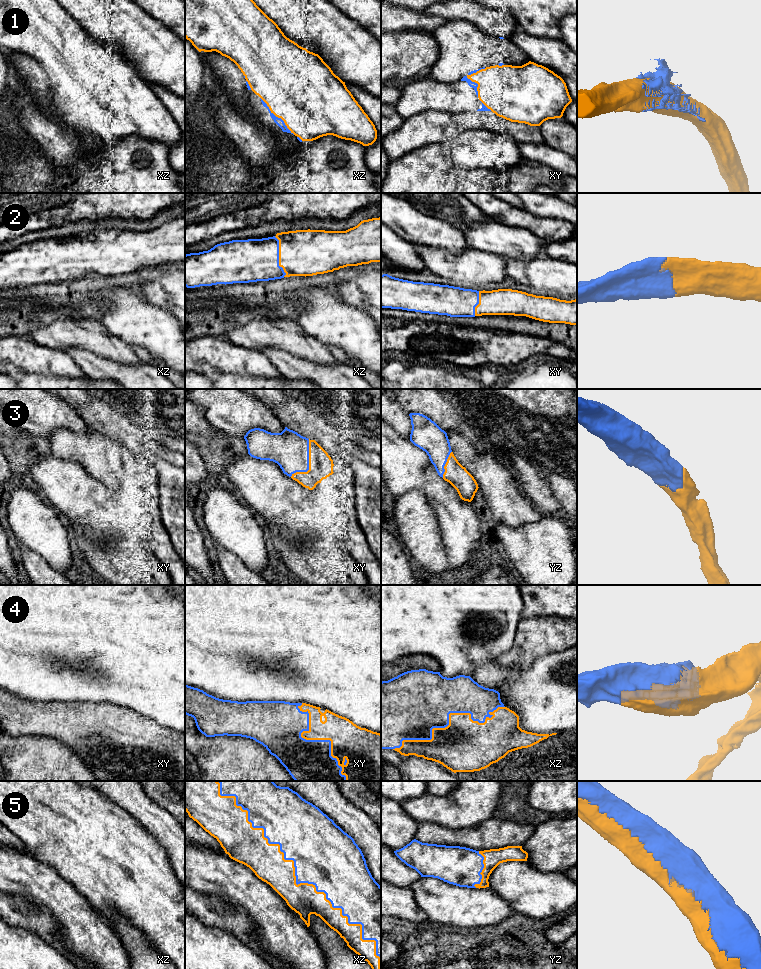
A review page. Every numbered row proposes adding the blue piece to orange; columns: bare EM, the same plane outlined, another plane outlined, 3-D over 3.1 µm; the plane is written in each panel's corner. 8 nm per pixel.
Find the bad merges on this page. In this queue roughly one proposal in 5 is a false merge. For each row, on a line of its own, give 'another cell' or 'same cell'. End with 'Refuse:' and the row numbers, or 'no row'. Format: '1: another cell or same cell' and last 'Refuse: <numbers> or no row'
1: same cell
2: same cell
3: same cell
4: same cell
5: same cell
Refuse: no row

